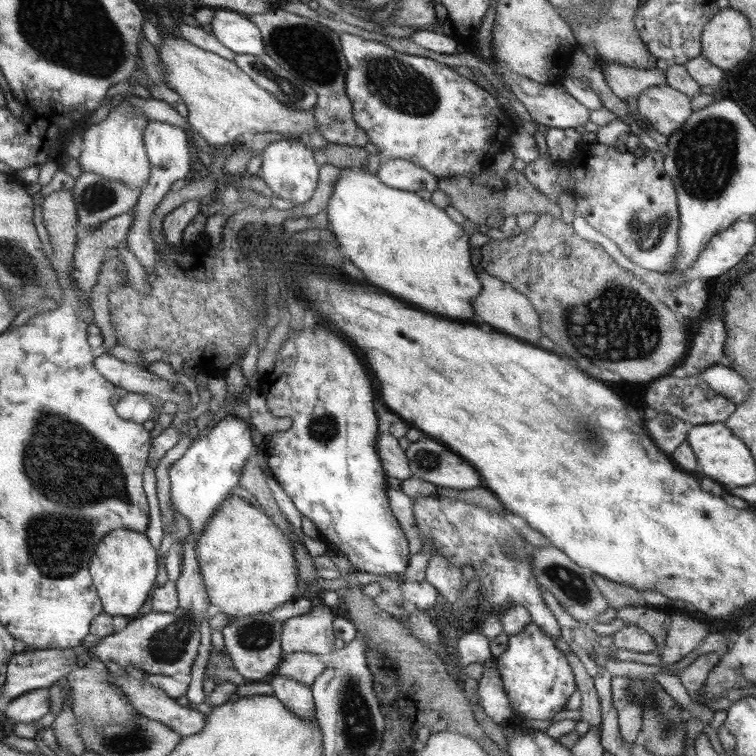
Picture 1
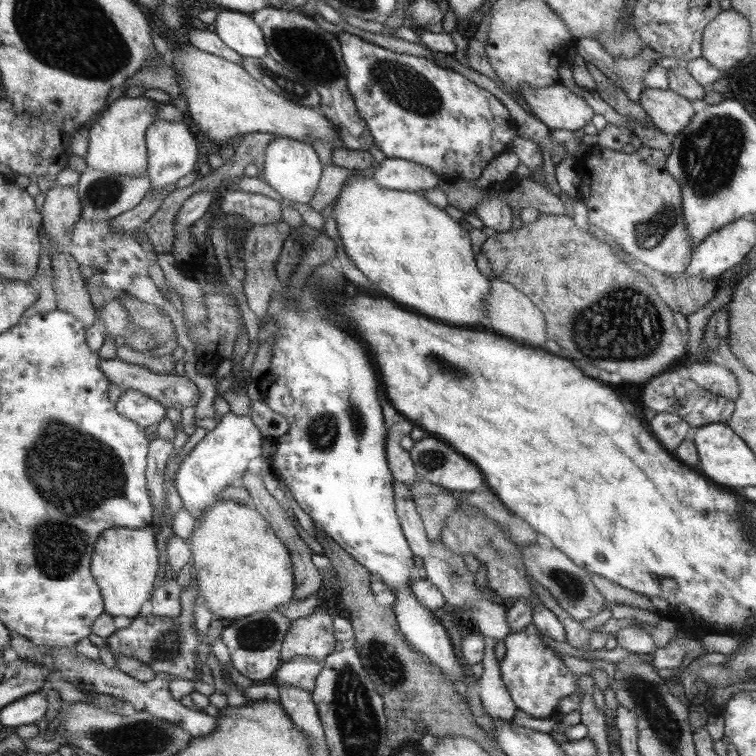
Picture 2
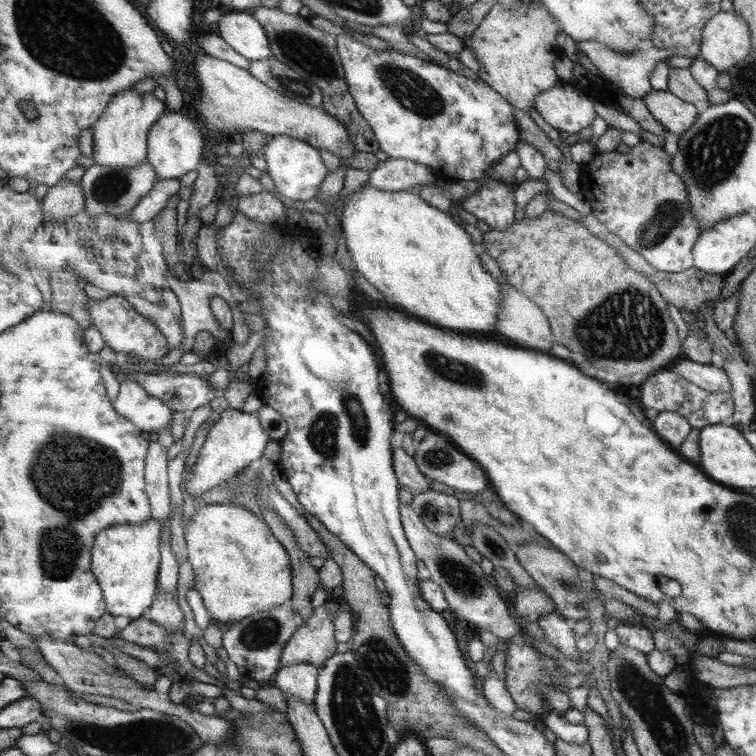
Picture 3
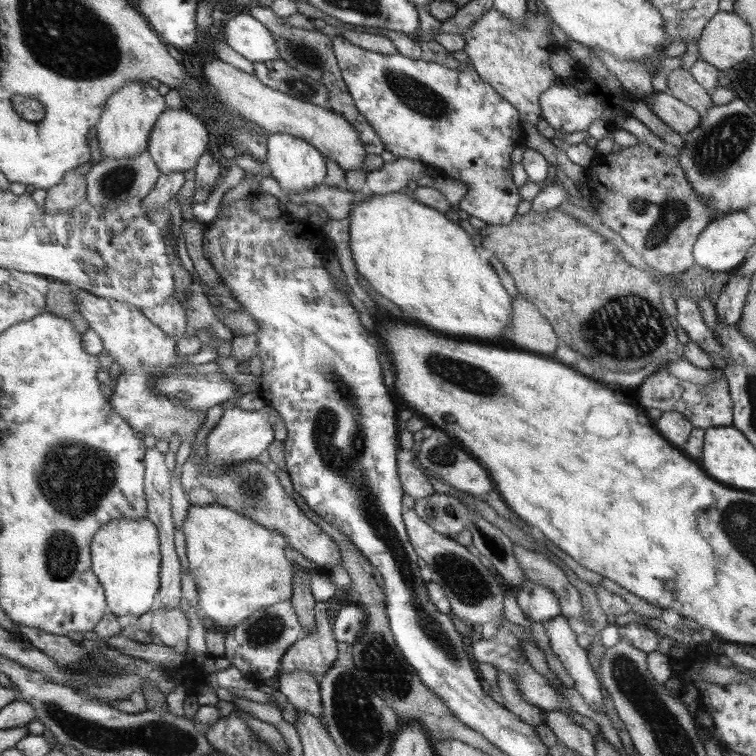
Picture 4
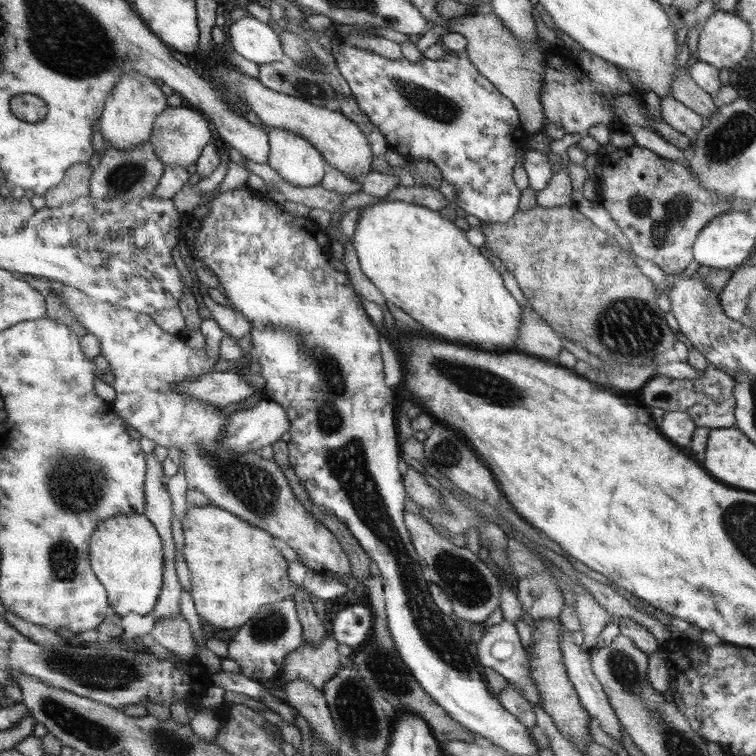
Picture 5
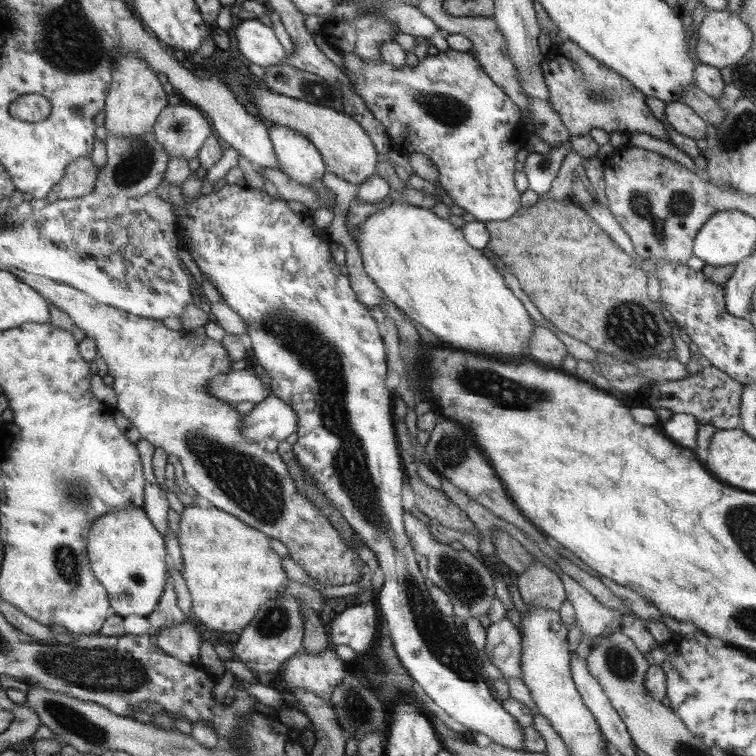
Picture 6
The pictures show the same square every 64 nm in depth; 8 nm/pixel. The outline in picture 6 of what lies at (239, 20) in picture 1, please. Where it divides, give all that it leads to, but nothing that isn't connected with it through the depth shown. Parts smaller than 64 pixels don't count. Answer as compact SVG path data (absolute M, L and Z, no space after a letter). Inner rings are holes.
M249 16L235 30L237 48L244 58L262 66L282 64L287 52L267 20Z

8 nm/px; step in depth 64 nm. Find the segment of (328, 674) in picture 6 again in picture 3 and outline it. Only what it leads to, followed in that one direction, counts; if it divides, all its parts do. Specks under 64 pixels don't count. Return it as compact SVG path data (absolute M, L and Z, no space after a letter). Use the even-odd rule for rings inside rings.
M325 606L315 608L312 617L304 621L301 628L295 633L293 639L289 641L282 651L282 667L296 664L308 664L318 671L325 668L325 664L332 656L337 654L336 626L332 626L332 614L326 610Z

